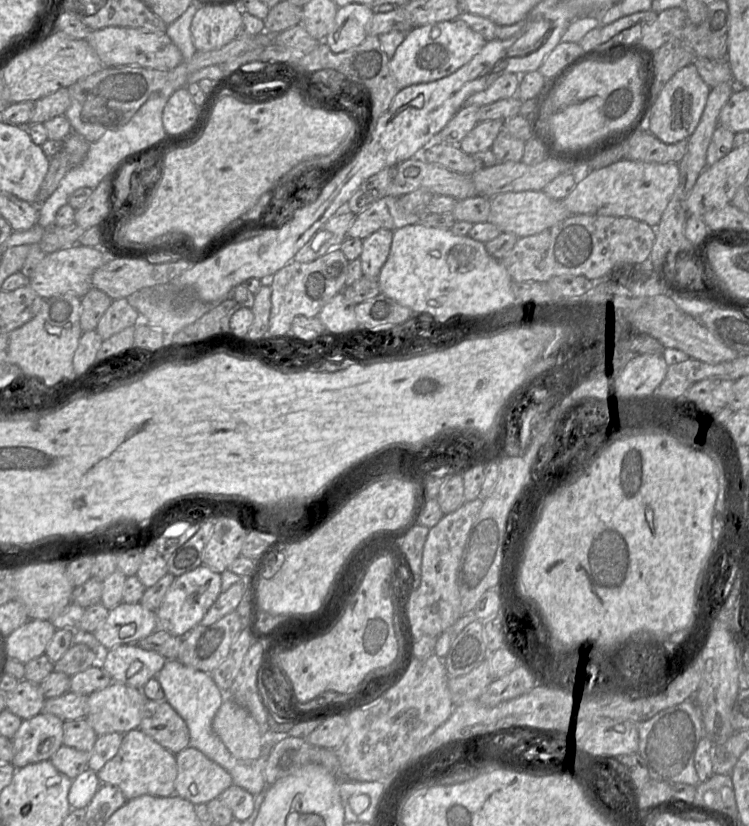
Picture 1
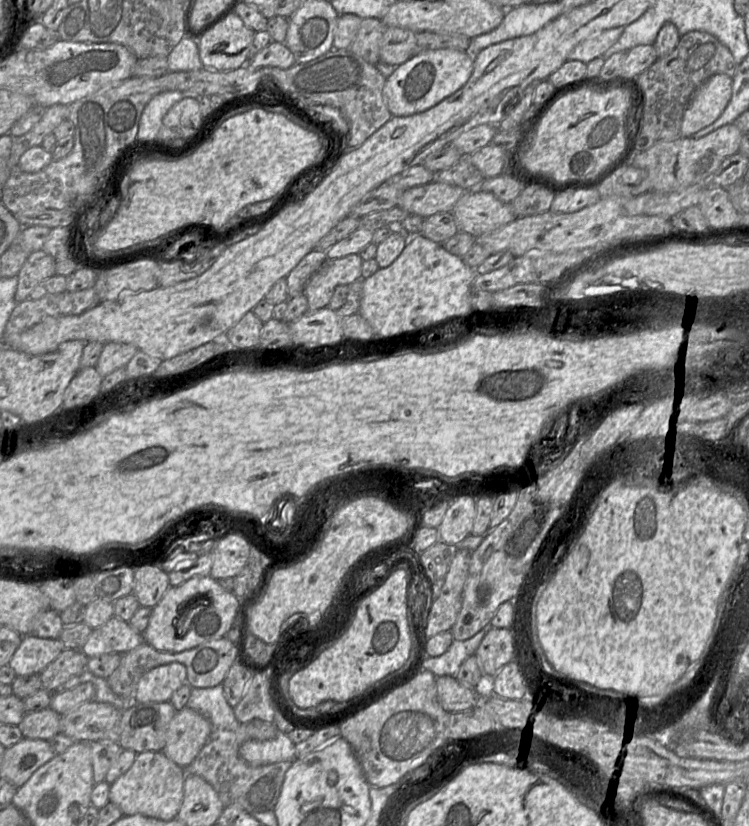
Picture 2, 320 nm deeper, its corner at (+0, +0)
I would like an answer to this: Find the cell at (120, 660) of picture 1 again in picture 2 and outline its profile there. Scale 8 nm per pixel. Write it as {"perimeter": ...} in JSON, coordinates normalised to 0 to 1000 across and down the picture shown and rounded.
{"perimeter":[[[230,801],[207,808],[186,823],[180,847],[183,851],[223,850],[231,839],[248,827],[247,805]]]}

